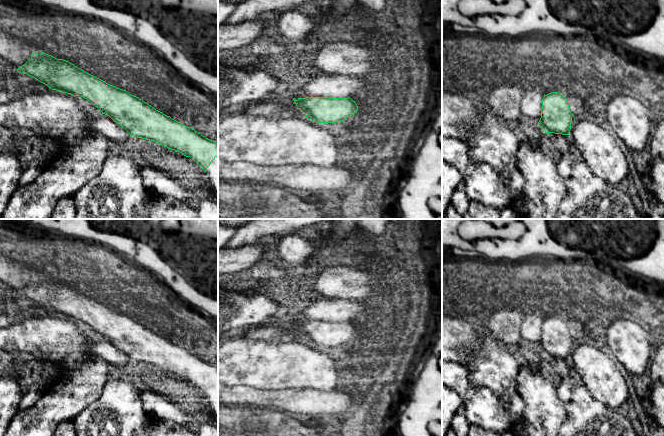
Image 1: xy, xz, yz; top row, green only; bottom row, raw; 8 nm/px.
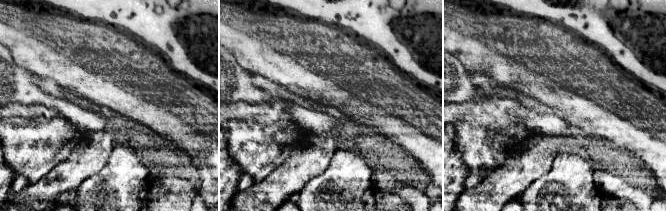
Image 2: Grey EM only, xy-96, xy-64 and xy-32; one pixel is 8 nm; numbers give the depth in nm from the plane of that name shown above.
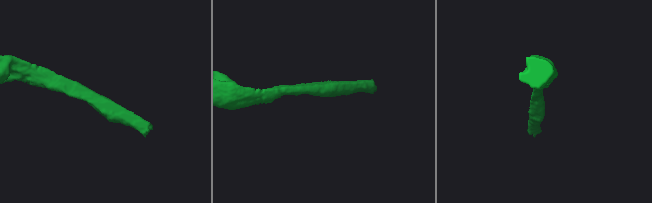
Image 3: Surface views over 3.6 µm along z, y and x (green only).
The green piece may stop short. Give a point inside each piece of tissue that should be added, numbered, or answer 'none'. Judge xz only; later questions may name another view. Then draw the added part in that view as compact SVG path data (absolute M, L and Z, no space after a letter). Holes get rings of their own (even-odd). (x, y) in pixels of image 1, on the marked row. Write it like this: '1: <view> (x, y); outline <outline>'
none

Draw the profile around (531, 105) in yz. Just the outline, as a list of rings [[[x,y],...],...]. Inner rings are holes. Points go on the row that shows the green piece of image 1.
[[[534,89],[524,91],[523,93],[520,110],[532,123],[538,123],[541,118],[543,97],[543,93],[537,92]]]

